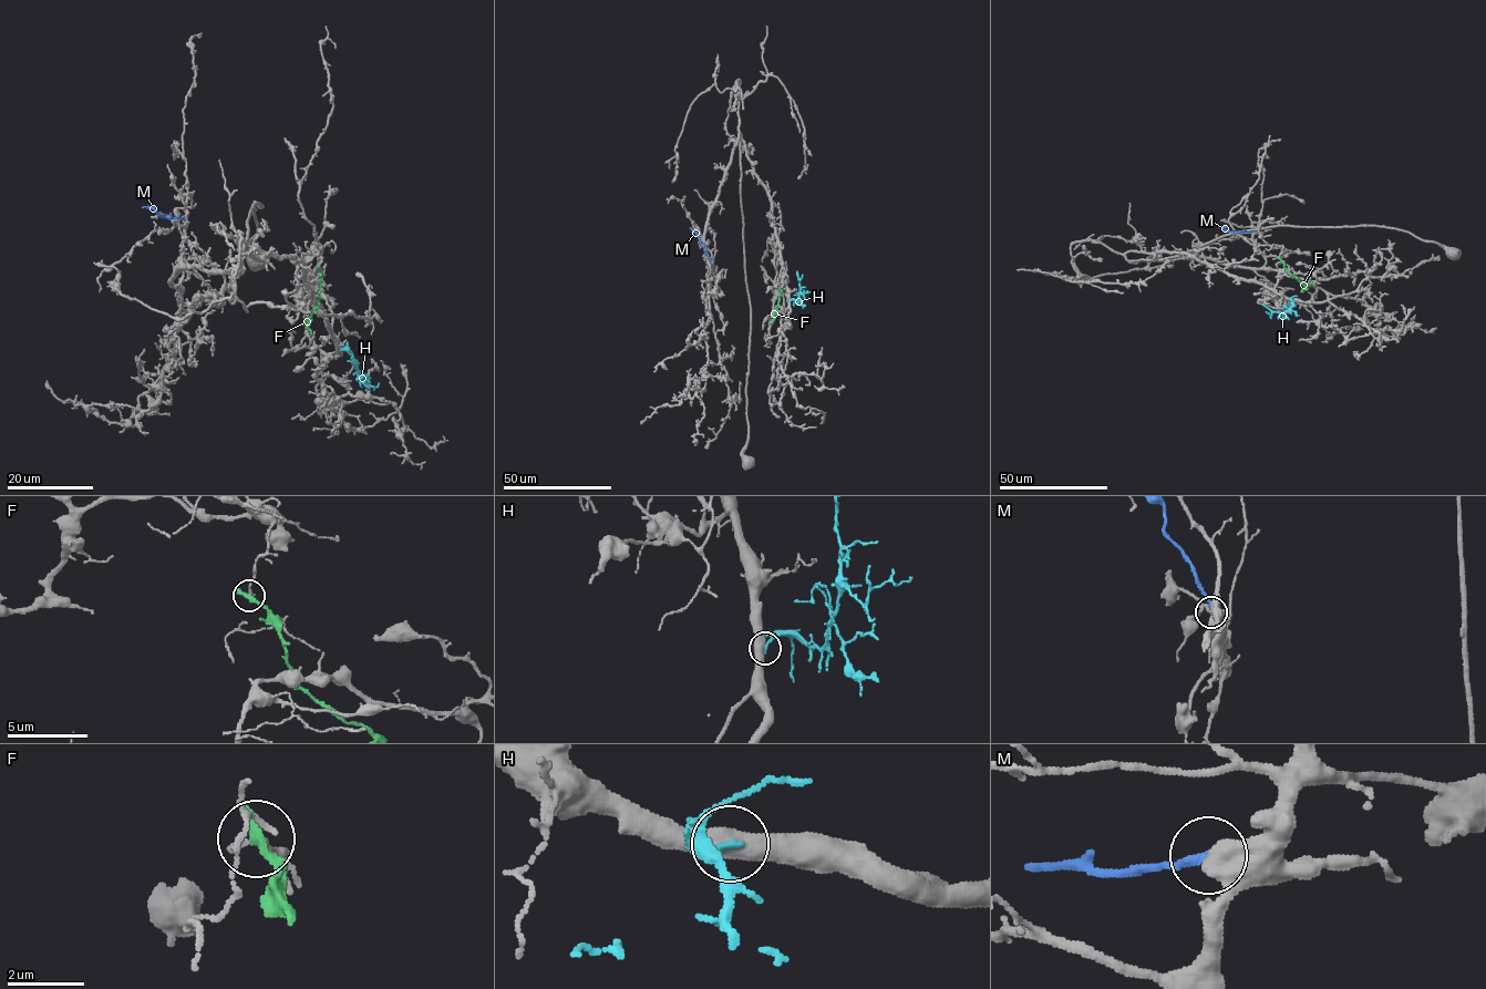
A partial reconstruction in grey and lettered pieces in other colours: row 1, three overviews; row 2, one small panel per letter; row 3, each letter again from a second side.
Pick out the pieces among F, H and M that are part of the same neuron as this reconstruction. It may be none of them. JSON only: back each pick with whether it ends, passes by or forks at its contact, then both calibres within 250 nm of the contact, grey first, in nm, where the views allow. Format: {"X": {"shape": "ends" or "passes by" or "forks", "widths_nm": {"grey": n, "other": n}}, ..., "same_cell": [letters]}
{"same_cell": []}

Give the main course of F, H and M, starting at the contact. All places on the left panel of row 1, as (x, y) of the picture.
F: (318, 268), (321, 277), (319, 299), (310, 318), (302, 325)
H: (340, 350), (350, 353), (360, 377), (353, 359)
M: (183, 217), (162, 216), (154, 209), (142, 207)

